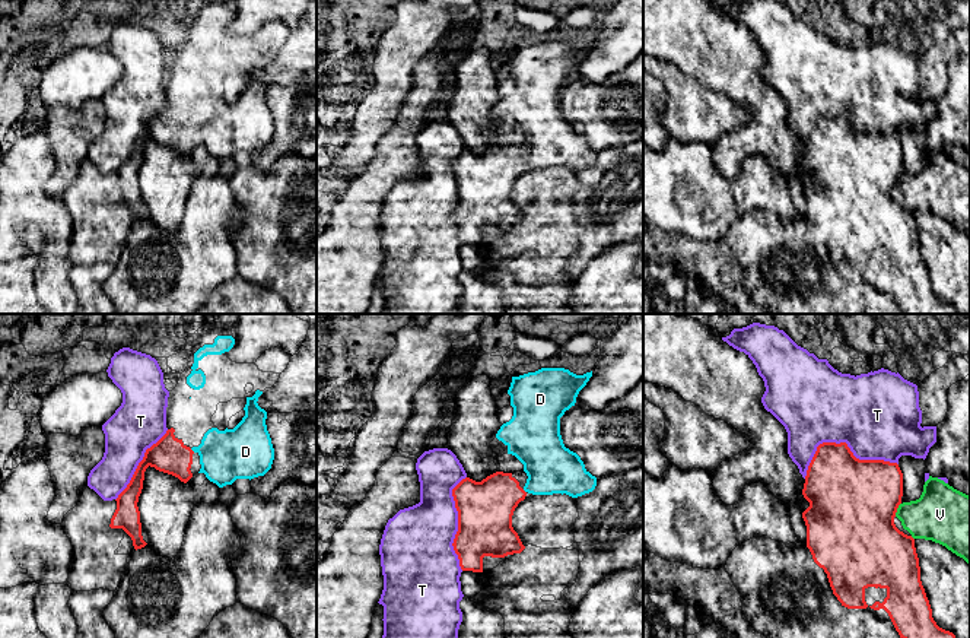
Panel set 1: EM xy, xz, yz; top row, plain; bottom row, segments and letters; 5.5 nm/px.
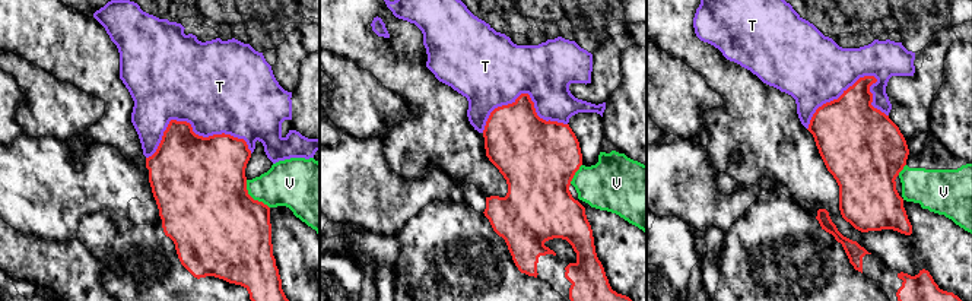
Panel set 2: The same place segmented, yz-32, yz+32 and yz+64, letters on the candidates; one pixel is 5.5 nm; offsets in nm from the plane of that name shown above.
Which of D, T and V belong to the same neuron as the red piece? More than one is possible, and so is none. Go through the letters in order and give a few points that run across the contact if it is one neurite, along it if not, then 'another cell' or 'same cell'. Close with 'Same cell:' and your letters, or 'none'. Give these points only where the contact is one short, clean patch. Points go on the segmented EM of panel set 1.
D: line xy (169, 454), (184, 454), (191, 450), (218, 450), (225, 456); same cell
T: another cell
V: line yz (900, 502), (894, 516); another cell
Same cell: D

